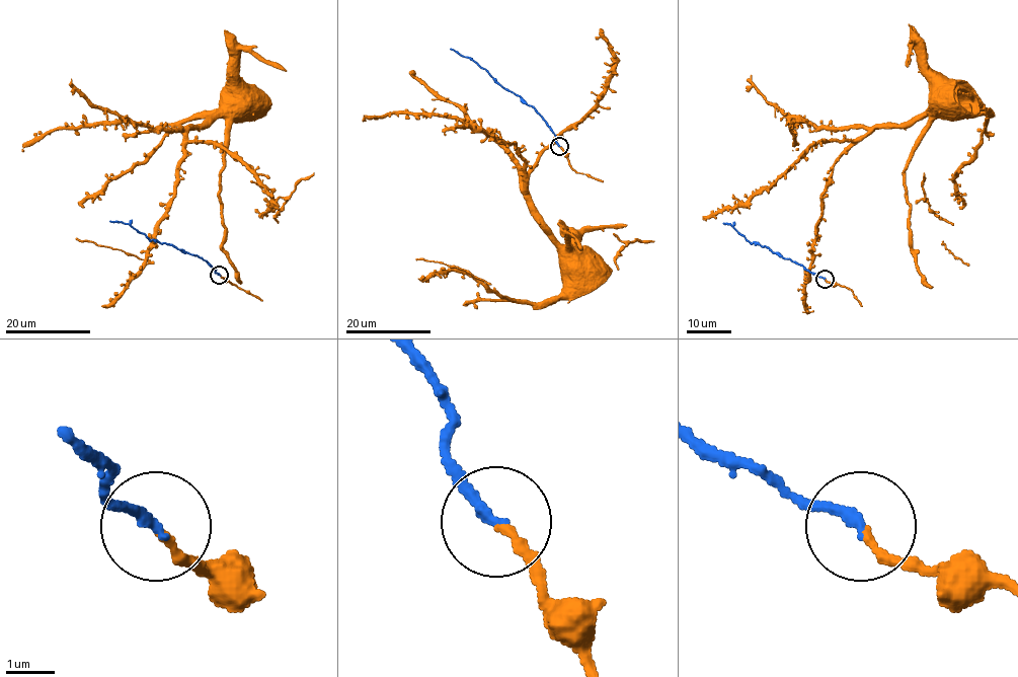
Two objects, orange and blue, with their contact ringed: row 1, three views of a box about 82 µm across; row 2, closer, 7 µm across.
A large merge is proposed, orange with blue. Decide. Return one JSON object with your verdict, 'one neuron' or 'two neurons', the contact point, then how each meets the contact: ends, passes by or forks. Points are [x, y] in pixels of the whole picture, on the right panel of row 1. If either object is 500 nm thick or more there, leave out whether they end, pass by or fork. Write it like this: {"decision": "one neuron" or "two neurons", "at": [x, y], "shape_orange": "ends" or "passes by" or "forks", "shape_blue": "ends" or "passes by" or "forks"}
{"decision": "one neuron", "at": [825, 279], "shape_orange": "ends", "shape_blue": "ends"}

